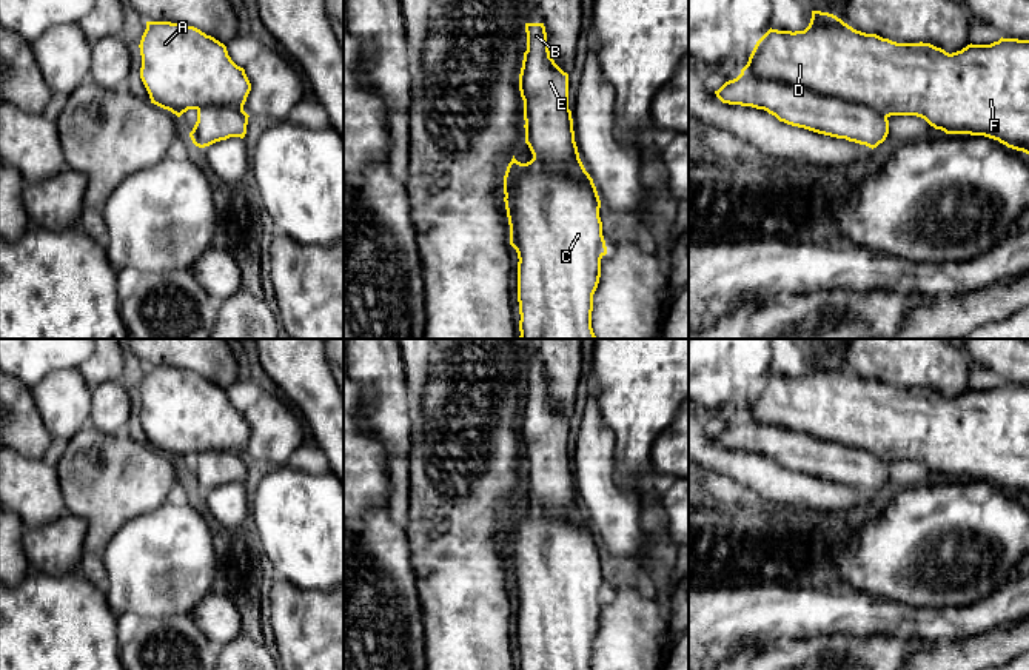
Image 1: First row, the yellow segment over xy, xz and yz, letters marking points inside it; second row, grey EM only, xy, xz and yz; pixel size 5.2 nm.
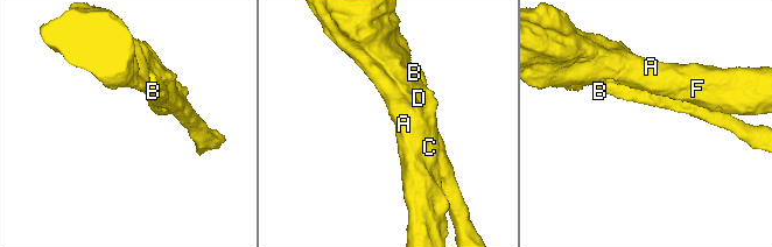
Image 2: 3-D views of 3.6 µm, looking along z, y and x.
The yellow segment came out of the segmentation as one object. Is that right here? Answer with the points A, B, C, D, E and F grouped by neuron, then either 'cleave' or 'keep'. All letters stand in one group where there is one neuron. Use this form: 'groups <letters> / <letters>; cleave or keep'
groups A B C D E F; keep

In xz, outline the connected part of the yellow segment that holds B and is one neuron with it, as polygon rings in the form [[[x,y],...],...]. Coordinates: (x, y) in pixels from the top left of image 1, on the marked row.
[[[525,23],[527,32],[527,51],[524,52],[522,68],[519,74],[519,91],[524,100],[524,120],[525,120],[525,143],[528,145],[533,159],[527,163],[521,163],[514,159],[507,166],[504,176],[504,202],[510,225],[510,245],[518,253],[518,302],[519,302],[519,339],[596,339],[593,328],[592,328],[592,311],[593,311],[593,294],[598,288],[599,277],[601,277],[601,259],[607,254],[605,240],[602,236],[602,222],[599,217],[601,200],[593,183],[593,179],[585,171],[578,146],[575,142],[575,131],[573,131],[573,119],[571,111],[568,109],[568,74],[564,72],[555,60],[550,57],[547,32],[544,23]]]

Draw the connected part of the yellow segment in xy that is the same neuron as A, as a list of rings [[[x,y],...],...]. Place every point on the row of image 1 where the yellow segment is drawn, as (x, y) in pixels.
[[[146,22],[140,40],[140,79],[151,103],[180,117],[188,109],[197,111],[197,122],[189,132],[199,148],[209,146],[230,137],[243,139],[248,114],[243,105],[251,91],[245,69],[228,55],[226,46],[200,29],[171,22]]]

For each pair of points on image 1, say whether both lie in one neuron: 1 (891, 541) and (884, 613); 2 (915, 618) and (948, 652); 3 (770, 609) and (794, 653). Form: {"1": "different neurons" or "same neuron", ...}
{"1": "different neurons", "2": "different neurons", "3": "different neurons"}

